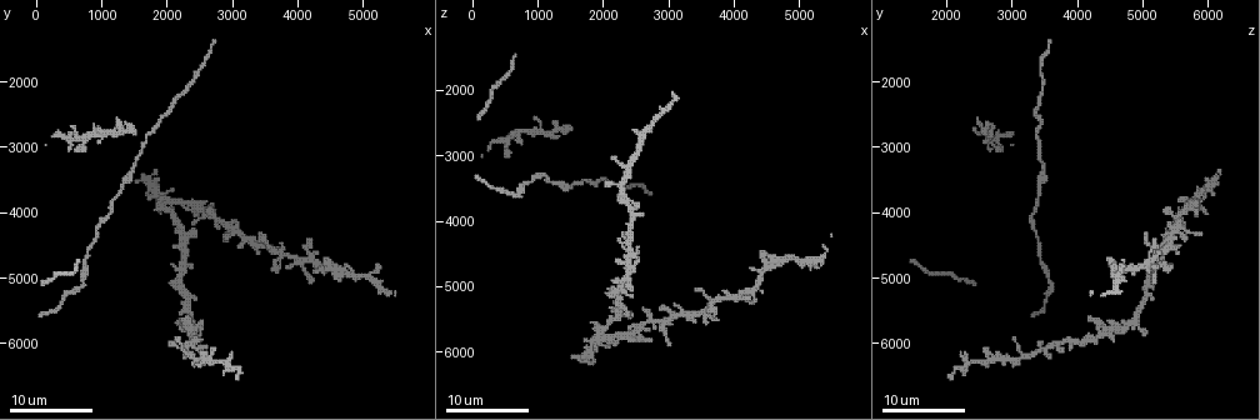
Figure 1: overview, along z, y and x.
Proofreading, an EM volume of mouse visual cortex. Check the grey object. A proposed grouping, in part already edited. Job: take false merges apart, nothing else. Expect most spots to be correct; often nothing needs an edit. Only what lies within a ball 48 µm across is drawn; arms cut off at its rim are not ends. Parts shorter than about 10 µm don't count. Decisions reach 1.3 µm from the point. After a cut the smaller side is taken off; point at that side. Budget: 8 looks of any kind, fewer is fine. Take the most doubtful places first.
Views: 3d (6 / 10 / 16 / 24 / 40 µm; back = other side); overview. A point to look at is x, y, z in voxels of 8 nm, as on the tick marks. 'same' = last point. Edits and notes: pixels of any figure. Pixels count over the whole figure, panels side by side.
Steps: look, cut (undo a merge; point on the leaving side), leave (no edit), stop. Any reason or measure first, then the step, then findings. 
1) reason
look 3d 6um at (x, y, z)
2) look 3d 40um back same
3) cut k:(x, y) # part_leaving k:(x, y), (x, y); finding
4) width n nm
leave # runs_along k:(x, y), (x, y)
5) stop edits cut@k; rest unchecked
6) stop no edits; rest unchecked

four arms meet
look 3d 24um at (2250, 6100, 3450)

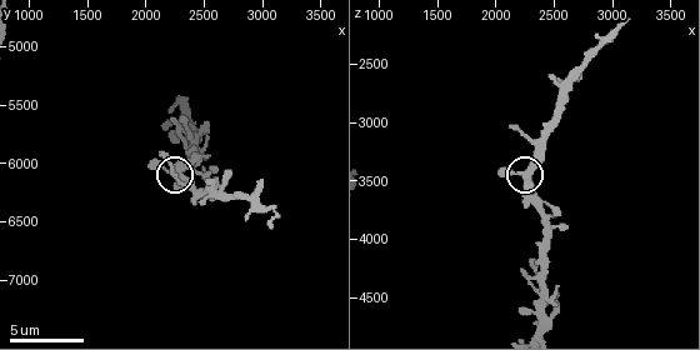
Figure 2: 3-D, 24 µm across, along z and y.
closer look
look 3d 6um same

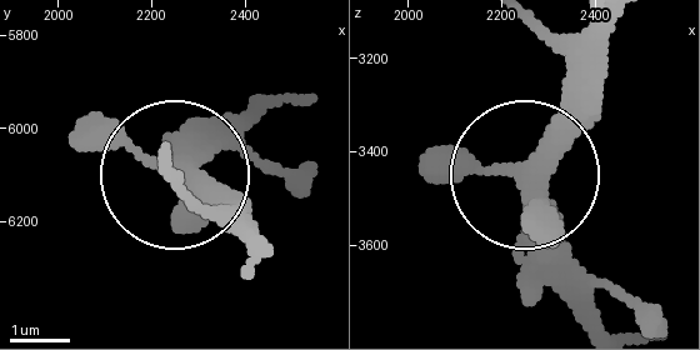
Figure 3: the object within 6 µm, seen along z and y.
arms 4
leave # runs_along 3:(598, 316), (533, 153), (598, 68); all the same cell

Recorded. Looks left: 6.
look 3d 24um at (1650, 2800, 3350)

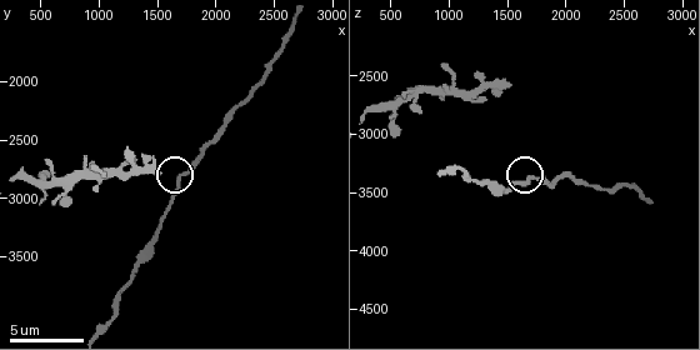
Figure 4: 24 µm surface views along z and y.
look 3d 10um at (1700, 2800, 3360)

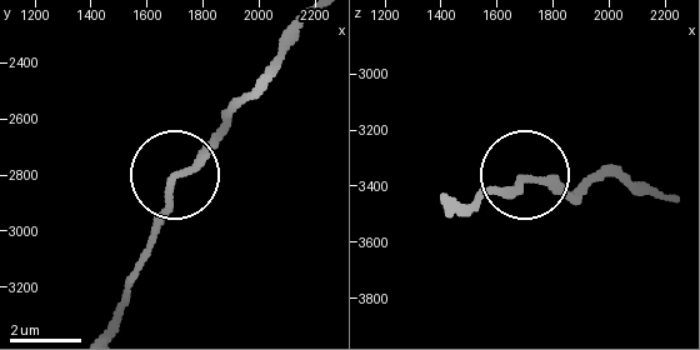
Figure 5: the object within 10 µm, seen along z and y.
width 180 nm
leave # runs_along 5:(104, 329), (173, 185), (229, 116); one cell here

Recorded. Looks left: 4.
thick turns thin
look 3d 16um at (750, 4750, 3450)

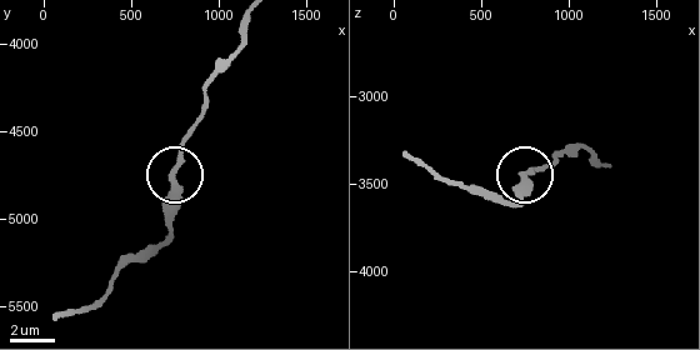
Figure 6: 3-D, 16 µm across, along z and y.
look 3d 10um at (740, 4760, 3440)

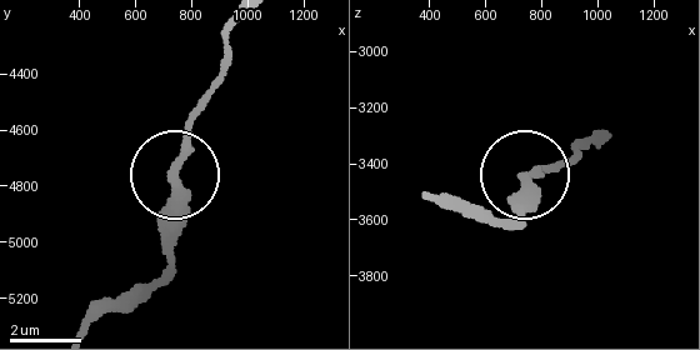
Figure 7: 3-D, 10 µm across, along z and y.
leave # all the same cell

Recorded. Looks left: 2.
thick turns thin
look 3d 16um at (1450, 3350, 3450)

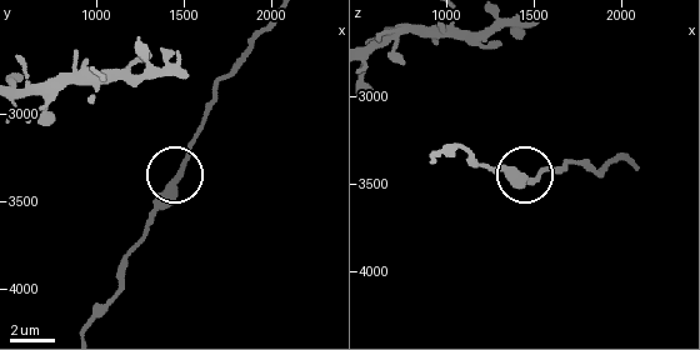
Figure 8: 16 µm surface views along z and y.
closer look
look 3d 6um same

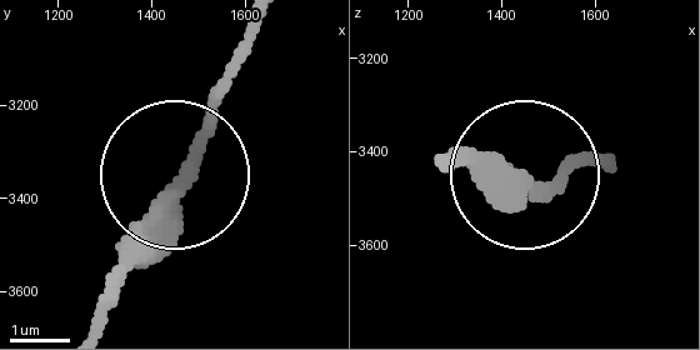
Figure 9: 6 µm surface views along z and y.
width 310 nm
leave # one cell here

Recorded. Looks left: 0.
stop no edits; rest unchecked

